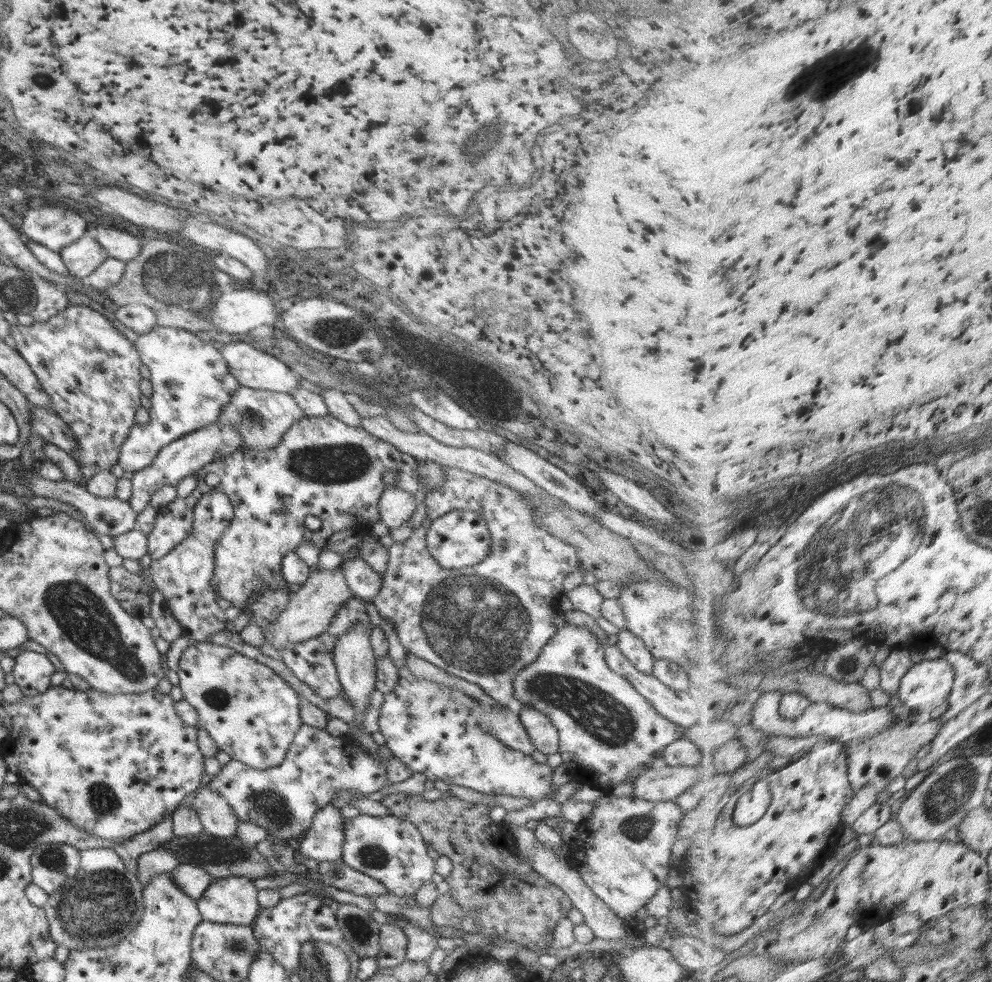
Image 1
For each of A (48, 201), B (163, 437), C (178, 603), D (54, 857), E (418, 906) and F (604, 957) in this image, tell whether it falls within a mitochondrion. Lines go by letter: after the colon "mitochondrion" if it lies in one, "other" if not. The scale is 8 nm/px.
A: other
B: other
C: other
D: mitochondrion
E: other
F: other

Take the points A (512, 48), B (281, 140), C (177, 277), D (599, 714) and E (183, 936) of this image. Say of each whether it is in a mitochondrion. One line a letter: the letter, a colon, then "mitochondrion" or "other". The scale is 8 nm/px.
A: other
B: other
C: mitochondrion
D: mitochondrion
E: other

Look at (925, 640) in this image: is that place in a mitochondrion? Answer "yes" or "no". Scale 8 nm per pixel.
no

